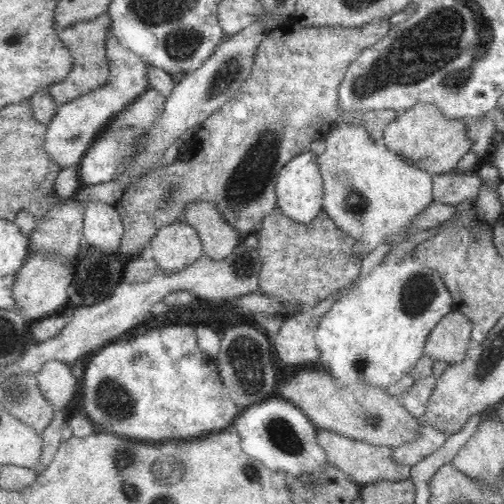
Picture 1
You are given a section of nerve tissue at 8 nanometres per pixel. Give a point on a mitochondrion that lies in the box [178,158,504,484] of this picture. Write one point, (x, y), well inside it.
(247, 350)

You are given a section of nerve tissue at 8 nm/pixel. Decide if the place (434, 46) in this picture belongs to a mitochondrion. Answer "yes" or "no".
yes

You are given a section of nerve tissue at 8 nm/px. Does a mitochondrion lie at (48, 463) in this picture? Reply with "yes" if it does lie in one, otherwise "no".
no

